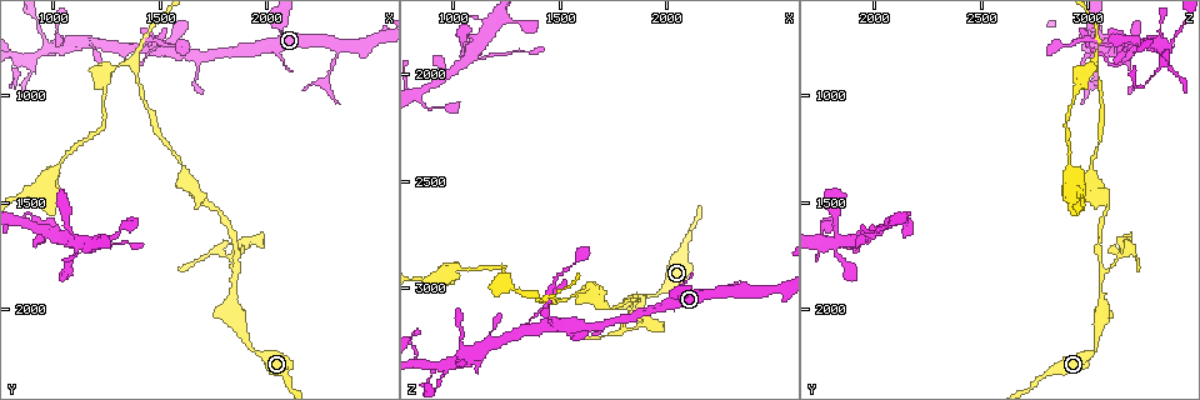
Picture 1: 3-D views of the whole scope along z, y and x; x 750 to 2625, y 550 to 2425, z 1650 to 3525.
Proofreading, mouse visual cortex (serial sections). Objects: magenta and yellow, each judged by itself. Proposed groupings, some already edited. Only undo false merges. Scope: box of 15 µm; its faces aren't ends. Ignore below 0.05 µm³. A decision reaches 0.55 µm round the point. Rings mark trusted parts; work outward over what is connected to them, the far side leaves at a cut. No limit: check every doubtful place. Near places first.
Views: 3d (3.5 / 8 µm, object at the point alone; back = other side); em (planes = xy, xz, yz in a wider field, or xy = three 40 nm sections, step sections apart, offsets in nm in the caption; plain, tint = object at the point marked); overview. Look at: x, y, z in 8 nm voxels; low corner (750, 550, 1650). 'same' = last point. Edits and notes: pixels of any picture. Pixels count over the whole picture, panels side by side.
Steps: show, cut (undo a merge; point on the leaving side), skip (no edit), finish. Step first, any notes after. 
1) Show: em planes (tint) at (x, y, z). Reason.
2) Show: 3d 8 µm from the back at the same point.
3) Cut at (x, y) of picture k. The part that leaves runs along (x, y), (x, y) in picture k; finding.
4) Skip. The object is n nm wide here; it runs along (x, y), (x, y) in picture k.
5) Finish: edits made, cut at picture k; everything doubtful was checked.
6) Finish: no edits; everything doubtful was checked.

Show: 3d 3.5 µm at (1850, 1840, 3070). Side arm on a straight run.

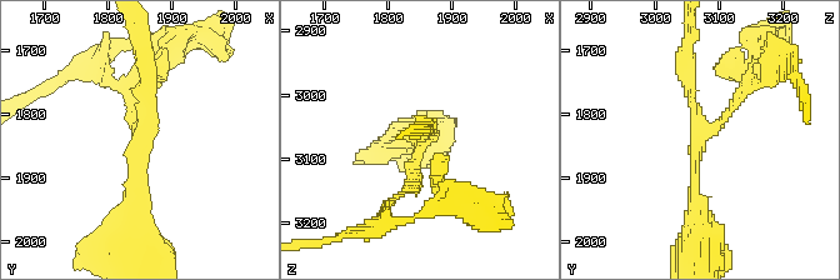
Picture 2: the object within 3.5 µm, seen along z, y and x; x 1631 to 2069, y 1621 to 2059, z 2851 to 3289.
Show: em xy step 3 (tint) at (1850, 1840, 3070). 3 arms meet here; the arms are 100, 200, 200 nm wide.

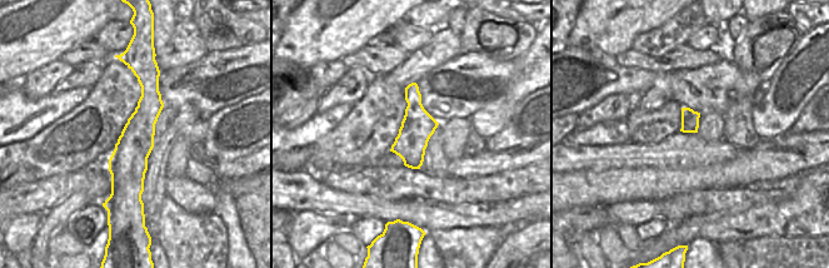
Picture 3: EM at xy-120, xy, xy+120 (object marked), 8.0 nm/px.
Skip. It runs along (133, 223), (151, 103), (144, 56) in picture 2; one cell here.

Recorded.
Show: 3d 8 µm at (1790, 1750, 3170). A fork.

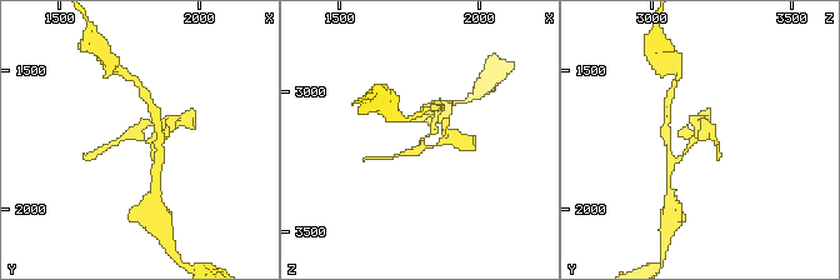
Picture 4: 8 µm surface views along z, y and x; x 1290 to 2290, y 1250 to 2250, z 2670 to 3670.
Show: em xy step 2 (tint) at (1800, 1760, 3170). Shape alone is not enough.

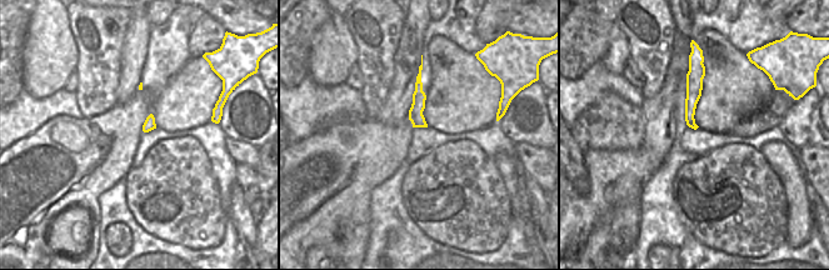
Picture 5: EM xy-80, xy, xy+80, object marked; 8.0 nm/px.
Skip. It runs along (694, 65), (692, 124) in picture 5; all the same cell.

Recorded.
Show: 3d 3.5 µm at (1370, 880, 3030). A fork.

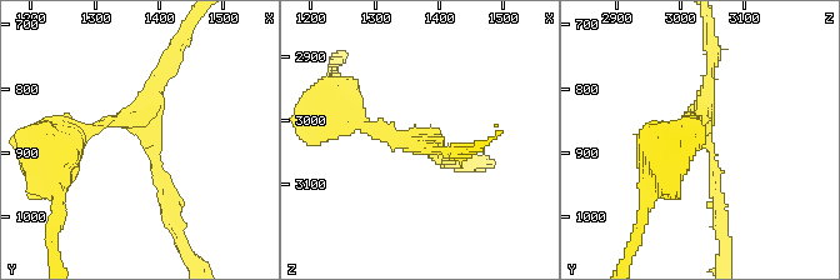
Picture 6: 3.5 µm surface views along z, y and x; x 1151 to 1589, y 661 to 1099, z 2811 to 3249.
Show: em xy step 1 (tint) at (1380, 870, 3035).

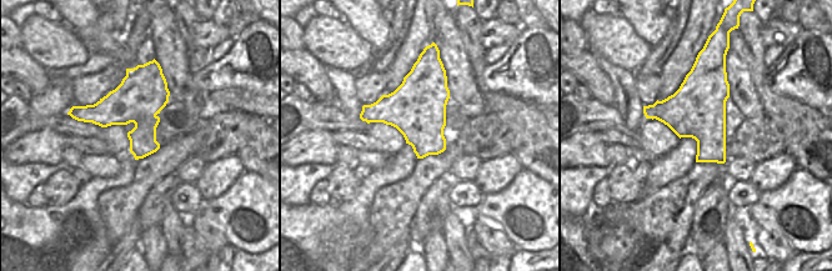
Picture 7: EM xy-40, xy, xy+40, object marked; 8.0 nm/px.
Skip. It runs along (171, 206), (133, 119), (79, 134) in picture 6; all the same cell.

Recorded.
Finish: no edits; everything doubtful was checked.

